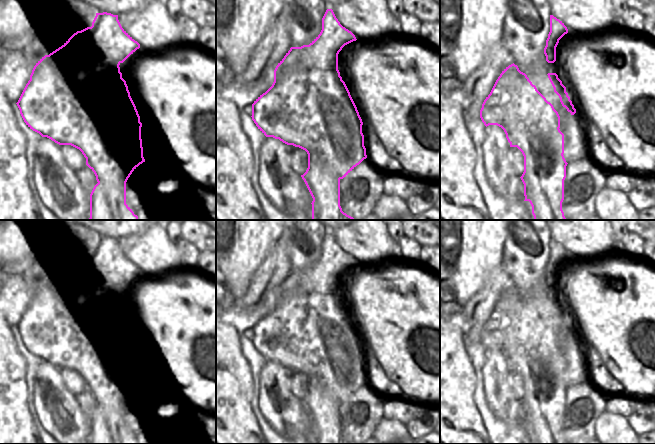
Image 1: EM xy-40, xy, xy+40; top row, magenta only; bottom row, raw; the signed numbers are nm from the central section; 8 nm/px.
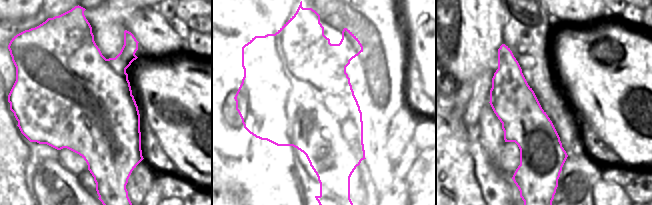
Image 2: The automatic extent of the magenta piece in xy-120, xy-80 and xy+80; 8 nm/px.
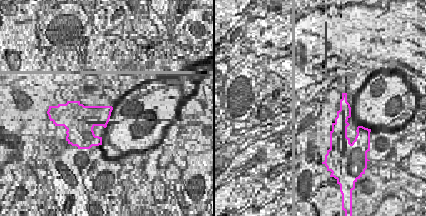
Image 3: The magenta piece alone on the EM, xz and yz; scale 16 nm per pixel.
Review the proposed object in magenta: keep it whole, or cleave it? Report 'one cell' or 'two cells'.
two cells

